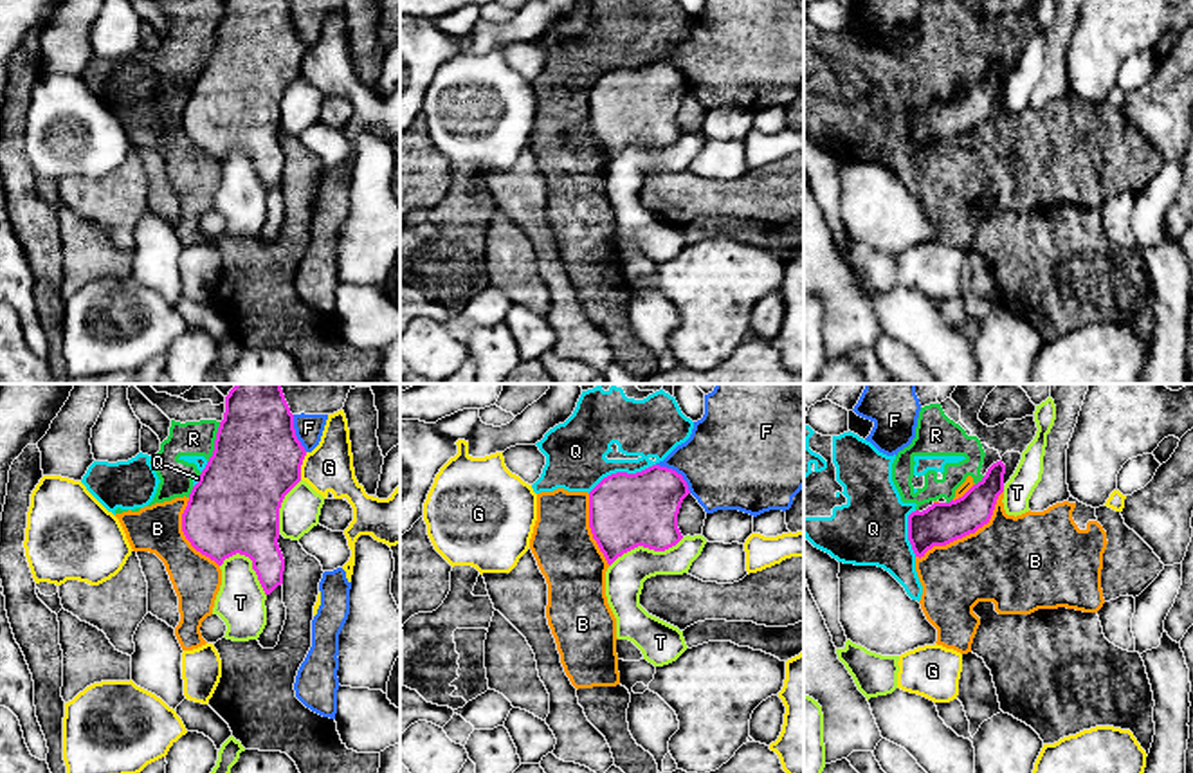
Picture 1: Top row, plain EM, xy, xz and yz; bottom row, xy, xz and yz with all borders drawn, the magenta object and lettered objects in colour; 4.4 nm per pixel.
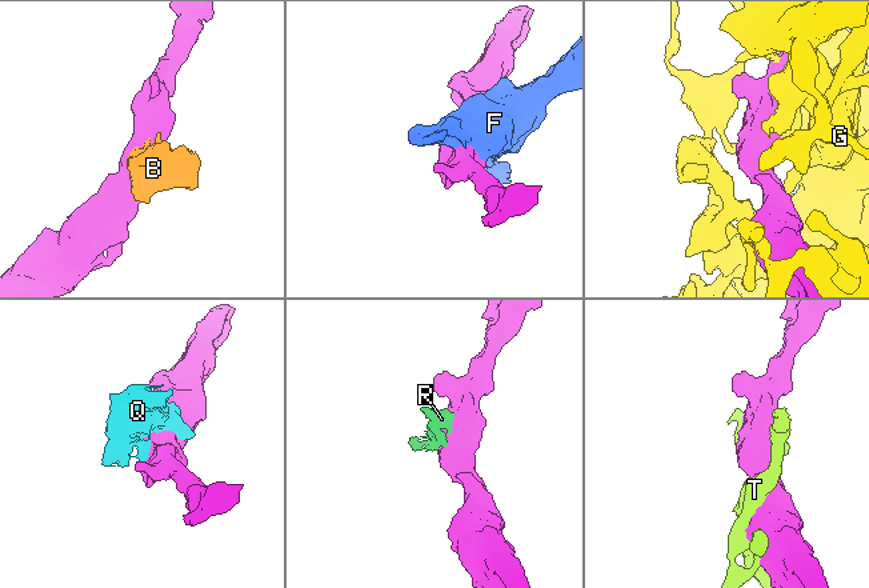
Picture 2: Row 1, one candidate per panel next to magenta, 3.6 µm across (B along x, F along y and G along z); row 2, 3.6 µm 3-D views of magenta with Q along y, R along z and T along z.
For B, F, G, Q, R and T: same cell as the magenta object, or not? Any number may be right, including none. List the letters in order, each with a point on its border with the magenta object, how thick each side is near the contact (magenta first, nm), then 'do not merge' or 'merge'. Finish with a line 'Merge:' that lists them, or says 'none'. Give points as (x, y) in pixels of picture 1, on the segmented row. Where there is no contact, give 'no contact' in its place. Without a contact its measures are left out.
B: yz (966, 534) | 190/400 nm | do not merge
F: xz (676, 472) | 320/440 nm | do not merge
G: xy (301, 463) | 400/220 nm | do not merge
Q: xz (620, 472) | 340/280 nm | do not merge
R: xy (215, 442) | 400/160 nm | do not merge
T: xz (646, 546) | 340/180 nm | do not merge
Merge: none

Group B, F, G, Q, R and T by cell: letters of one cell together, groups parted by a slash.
B Q R / F / G T

